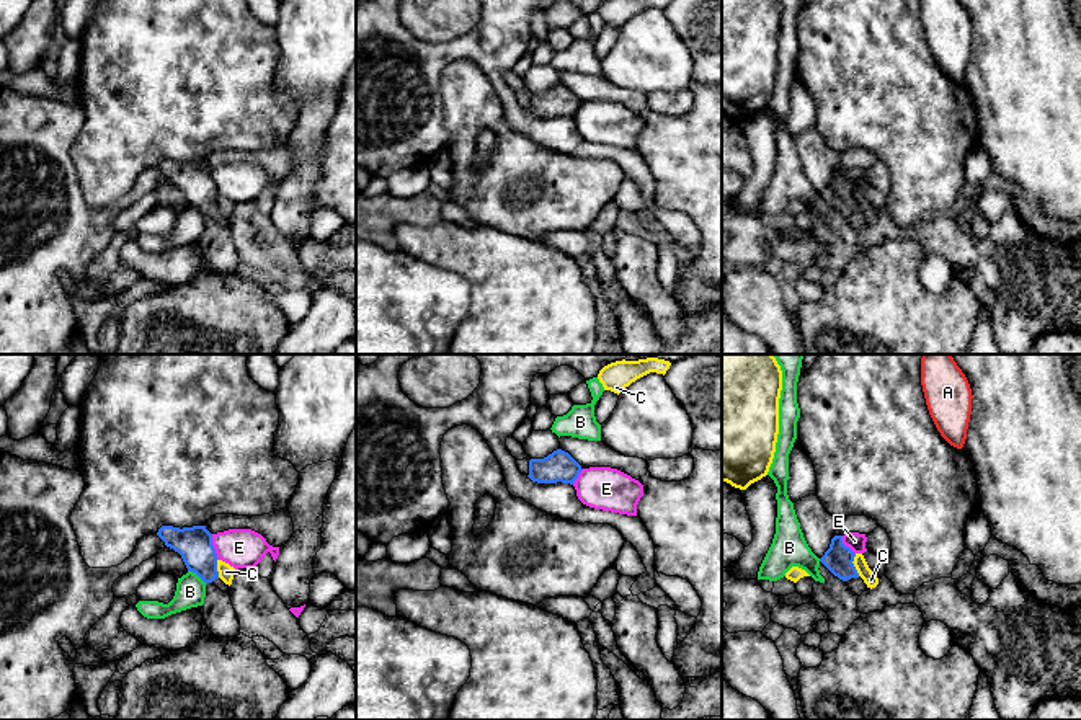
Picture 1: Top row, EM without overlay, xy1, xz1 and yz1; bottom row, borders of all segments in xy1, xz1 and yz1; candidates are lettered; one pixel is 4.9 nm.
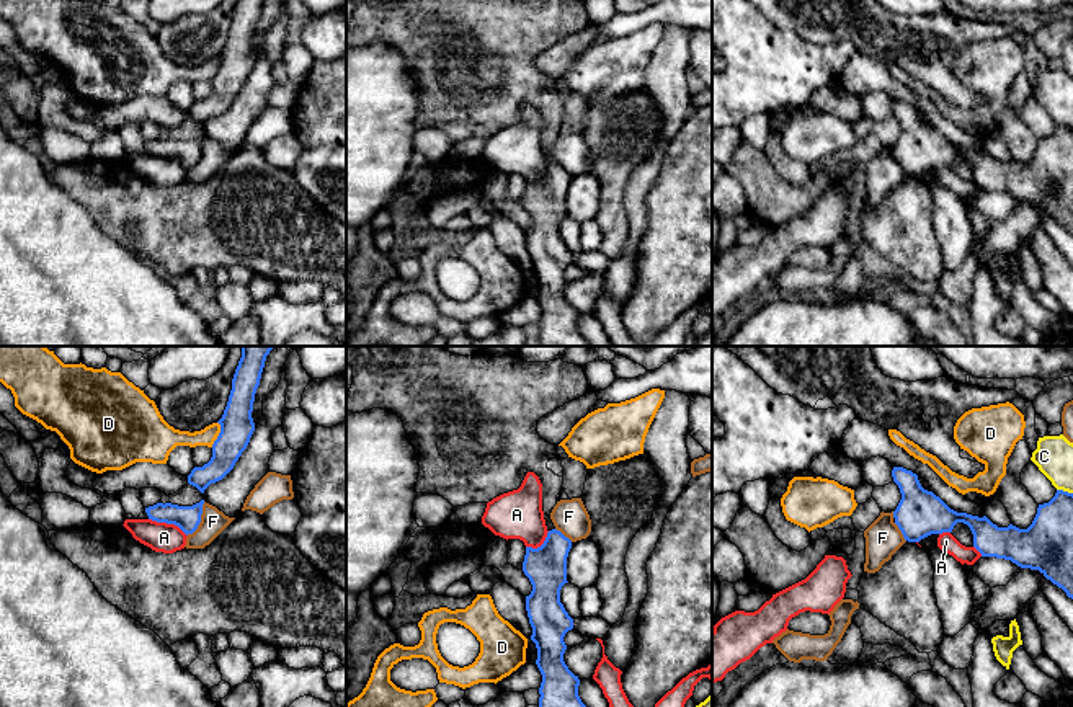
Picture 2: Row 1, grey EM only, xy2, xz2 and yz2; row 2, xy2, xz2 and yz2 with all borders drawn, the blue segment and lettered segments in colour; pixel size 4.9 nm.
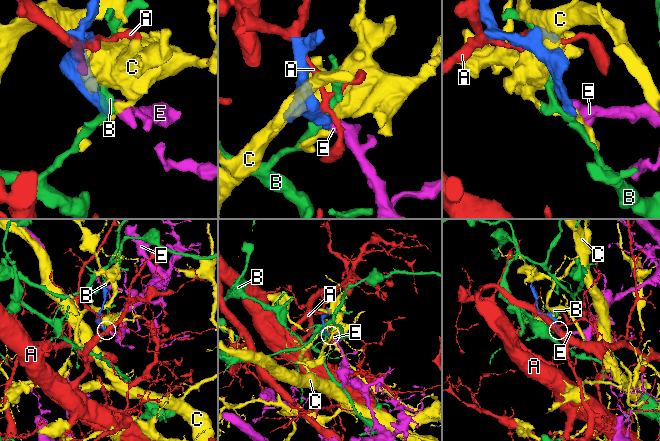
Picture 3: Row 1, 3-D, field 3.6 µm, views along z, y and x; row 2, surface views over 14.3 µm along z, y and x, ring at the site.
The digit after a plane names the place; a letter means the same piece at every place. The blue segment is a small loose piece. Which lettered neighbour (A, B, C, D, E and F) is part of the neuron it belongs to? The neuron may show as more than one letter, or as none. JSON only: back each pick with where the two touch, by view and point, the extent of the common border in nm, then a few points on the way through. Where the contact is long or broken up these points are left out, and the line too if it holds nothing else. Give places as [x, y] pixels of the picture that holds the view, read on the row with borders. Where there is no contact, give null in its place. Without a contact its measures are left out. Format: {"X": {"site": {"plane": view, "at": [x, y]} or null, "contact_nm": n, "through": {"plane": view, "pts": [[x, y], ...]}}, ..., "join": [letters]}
{"join": []}

